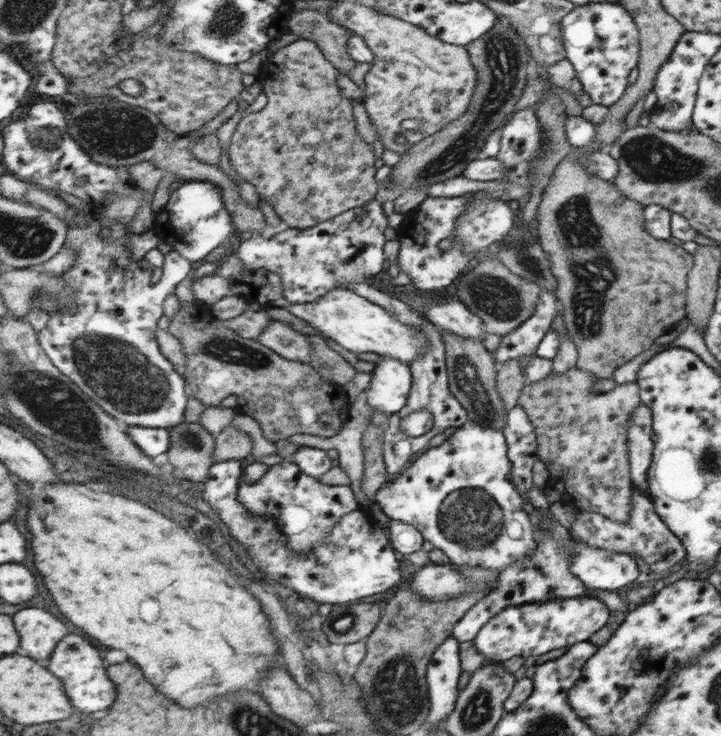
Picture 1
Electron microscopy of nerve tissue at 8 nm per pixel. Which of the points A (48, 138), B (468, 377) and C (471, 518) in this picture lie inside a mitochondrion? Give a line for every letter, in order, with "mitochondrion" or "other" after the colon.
A: mitochondrion
B: mitochondrion
C: mitochondrion

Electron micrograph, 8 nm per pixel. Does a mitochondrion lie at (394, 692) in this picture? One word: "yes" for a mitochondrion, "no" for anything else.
yes

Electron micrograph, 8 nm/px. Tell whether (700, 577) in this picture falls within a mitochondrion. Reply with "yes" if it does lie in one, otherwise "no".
no

